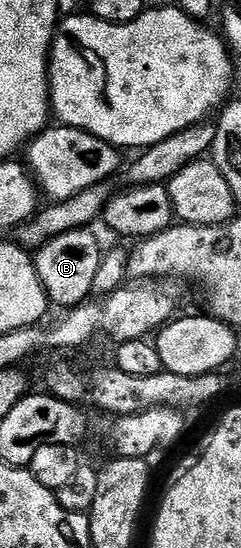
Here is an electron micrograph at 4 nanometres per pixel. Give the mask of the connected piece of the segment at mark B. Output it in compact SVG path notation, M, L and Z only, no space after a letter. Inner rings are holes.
M91 227L70 230L66 234L58 234L54 239L46 241L45 244L35 249L34 259L36 261L36 269L38 270L38 278L48 294L49 301L55 307L57 304L60 310L71 310L76 305L85 303L91 297L88 295L93 295L94 277L98 275L102 247L100 248L100 240L92 231Z

